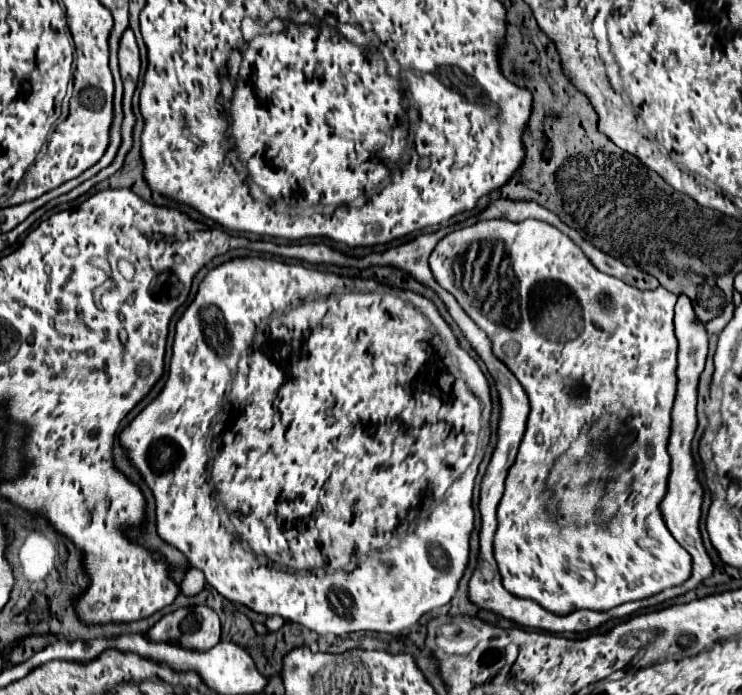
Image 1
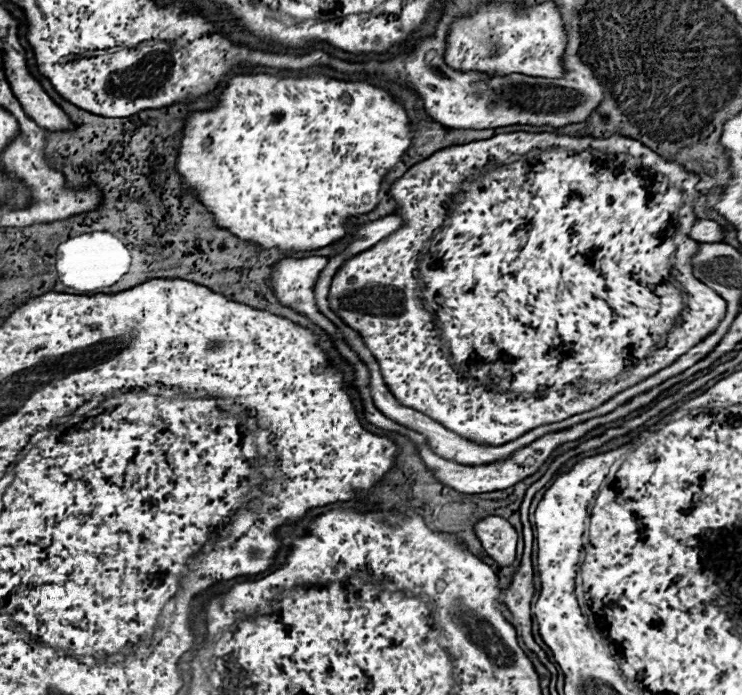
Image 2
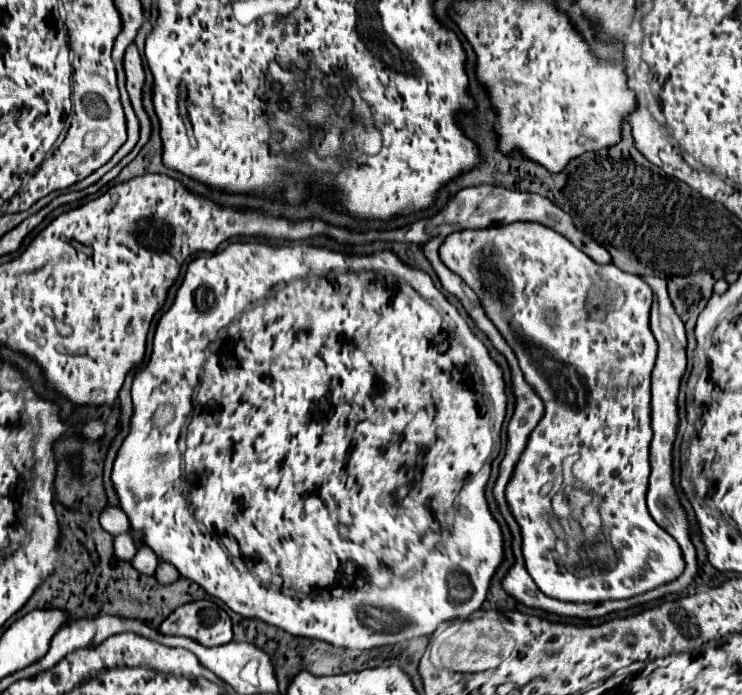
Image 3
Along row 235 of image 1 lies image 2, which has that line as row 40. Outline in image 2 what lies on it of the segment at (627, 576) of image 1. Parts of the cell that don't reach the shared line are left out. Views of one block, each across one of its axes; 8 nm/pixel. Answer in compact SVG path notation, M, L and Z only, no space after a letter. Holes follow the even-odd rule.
M548 2L520 10L506 4L486 4L478 12L460 18L448 34L446 62L456 70L480 70L490 76L520 72L528 76L562 76L562 52L566 36L558 8Z

